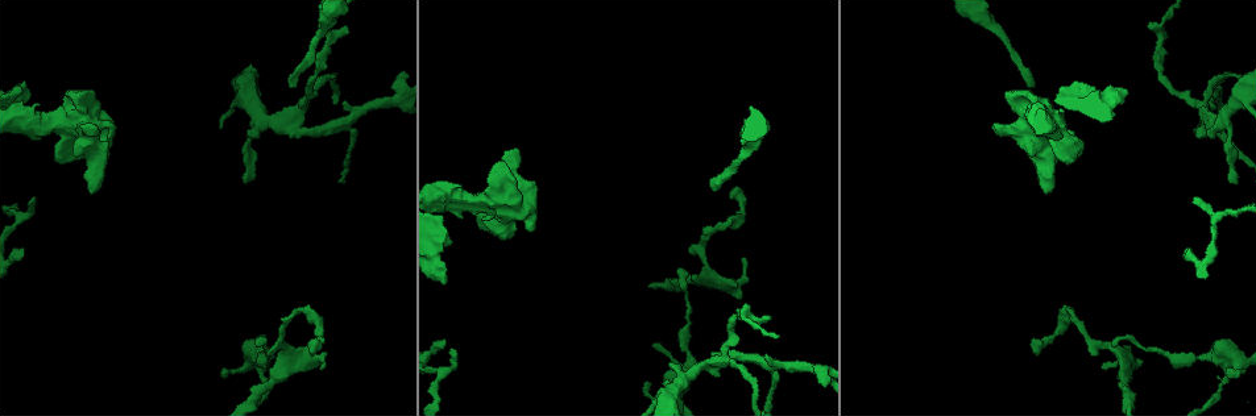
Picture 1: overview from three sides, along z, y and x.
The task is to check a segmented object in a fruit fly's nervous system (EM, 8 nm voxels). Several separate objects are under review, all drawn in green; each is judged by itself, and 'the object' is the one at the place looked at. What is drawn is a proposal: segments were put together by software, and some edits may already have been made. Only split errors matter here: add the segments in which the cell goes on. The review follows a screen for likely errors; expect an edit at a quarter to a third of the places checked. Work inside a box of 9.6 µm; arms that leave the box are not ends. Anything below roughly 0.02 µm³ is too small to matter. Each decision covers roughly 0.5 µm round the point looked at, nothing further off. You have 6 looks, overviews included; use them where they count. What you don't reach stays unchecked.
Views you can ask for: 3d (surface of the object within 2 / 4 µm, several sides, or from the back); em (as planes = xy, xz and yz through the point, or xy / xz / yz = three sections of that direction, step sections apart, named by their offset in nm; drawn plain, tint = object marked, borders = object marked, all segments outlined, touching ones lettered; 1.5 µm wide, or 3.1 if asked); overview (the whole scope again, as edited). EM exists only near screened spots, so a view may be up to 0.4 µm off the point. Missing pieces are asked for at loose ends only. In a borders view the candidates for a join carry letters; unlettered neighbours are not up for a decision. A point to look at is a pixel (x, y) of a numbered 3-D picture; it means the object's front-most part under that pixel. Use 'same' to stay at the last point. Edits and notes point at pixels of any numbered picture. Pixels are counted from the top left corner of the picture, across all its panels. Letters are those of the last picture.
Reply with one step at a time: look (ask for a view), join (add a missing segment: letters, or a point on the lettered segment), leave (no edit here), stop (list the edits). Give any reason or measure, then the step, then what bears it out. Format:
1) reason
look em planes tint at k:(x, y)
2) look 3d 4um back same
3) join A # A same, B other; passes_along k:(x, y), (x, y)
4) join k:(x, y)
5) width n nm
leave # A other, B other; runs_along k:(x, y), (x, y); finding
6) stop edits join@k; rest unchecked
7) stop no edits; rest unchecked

look 3d 2um at 1:(94, 128)

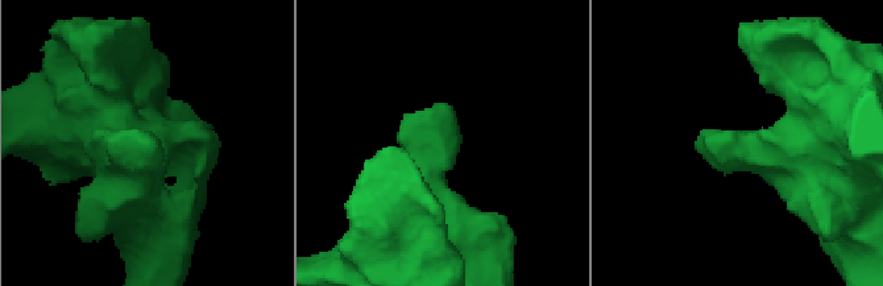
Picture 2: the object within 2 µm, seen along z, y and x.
look em planes borders at 2:(157, 145)

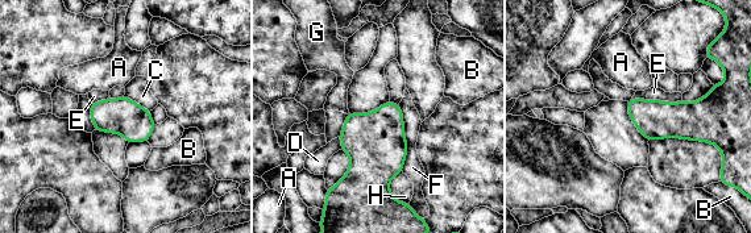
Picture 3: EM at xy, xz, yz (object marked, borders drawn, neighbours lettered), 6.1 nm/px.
width 220 nm
leave # A other, B other, C other, D other, E other, F other, G other, H other; no lettered segment goes on from it

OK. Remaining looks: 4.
look 3d 4um back at 1:(292, 85)

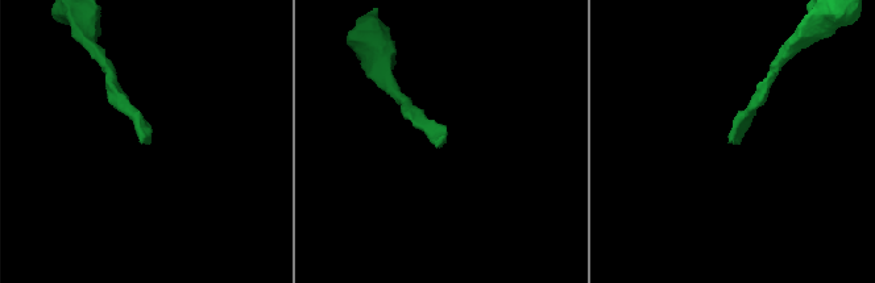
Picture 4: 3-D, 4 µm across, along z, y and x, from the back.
look em planes borders at 4:(446, 135)

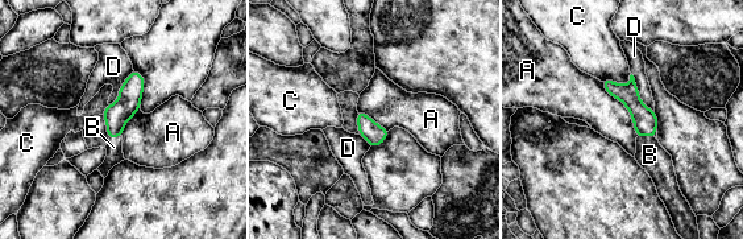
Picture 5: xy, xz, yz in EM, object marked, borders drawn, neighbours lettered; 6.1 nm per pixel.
longest_contact A 400 nm
join B # A other, B same, C other, D other; passes_along 5:(644, 120), (644, 135), (650, 155); it goes on there

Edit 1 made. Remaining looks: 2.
look overview

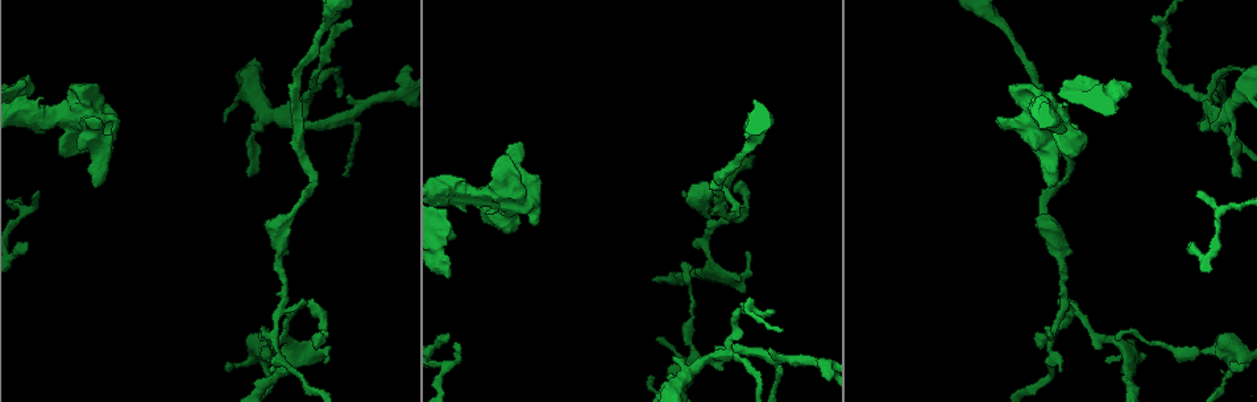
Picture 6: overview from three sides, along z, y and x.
an open end
look em planes borders at 6:(98, 183)

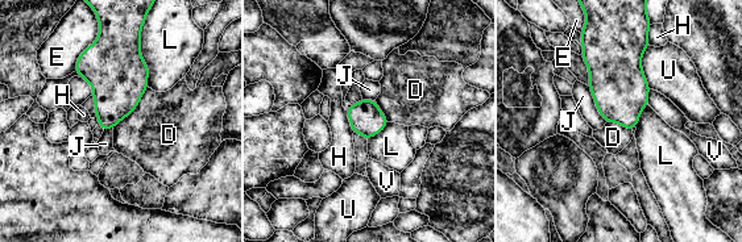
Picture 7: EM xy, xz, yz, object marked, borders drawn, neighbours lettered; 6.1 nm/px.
longest_contact D 340 nm
leave # D other, E other, H other, J other, L other, U other, V other; border 7:(148, 87), (140, 103), (114, 128); no lettered segment goes on from it

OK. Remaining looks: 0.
stop edits join@5; rest unchecked

